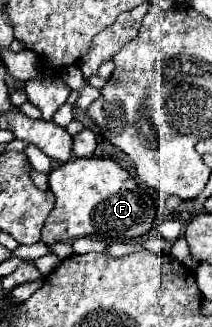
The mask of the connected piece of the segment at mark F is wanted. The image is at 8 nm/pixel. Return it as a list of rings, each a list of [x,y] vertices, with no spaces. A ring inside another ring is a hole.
[[[71,158],[49,172],[49,190],[55,194],[55,208],[49,212],[41,230],[41,240],[49,244],[95,234],[103,242],[139,238],[157,220],[153,196],[145,196],[131,174],[111,158]]]

